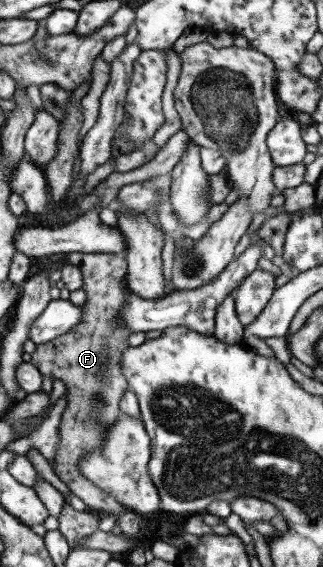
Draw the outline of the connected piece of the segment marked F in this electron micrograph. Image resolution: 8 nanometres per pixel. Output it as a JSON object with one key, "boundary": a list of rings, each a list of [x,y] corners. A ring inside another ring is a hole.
{"boundary":[[[70,252],[66,255],[68,263],[79,266],[84,275],[82,289],[86,291],[87,301],[80,307],[82,319],[80,325],[70,332],[50,343],[37,345],[31,353],[30,363],[42,376],[51,378],[52,382],[61,380],[66,387],[64,396],[68,403],[61,416],[60,443],[56,445],[51,465],[54,472],[89,510],[104,510],[117,516],[130,509],[90,482],[79,470],[79,465],[86,454],[98,452],[104,446],[105,432],[121,413],[120,399],[126,390],[131,390],[120,369],[122,352],[129,347],[127,339],[133,334],[120,323],[120,310],[132,294],[125,277],[127,260],[122,255],[109,252]]]}

